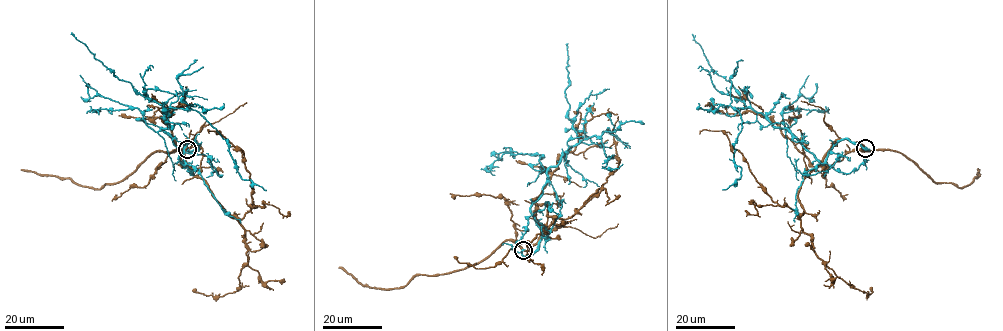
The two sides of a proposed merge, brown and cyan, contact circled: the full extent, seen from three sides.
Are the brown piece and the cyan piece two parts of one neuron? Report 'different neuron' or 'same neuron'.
different neuron

